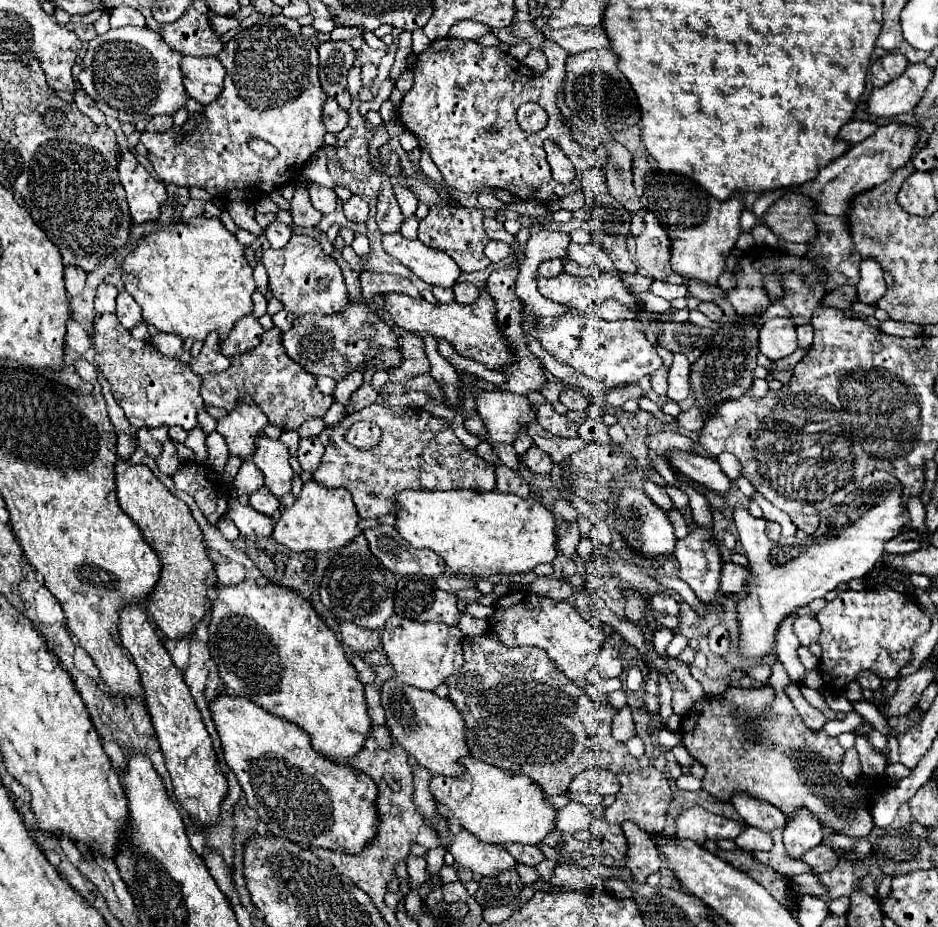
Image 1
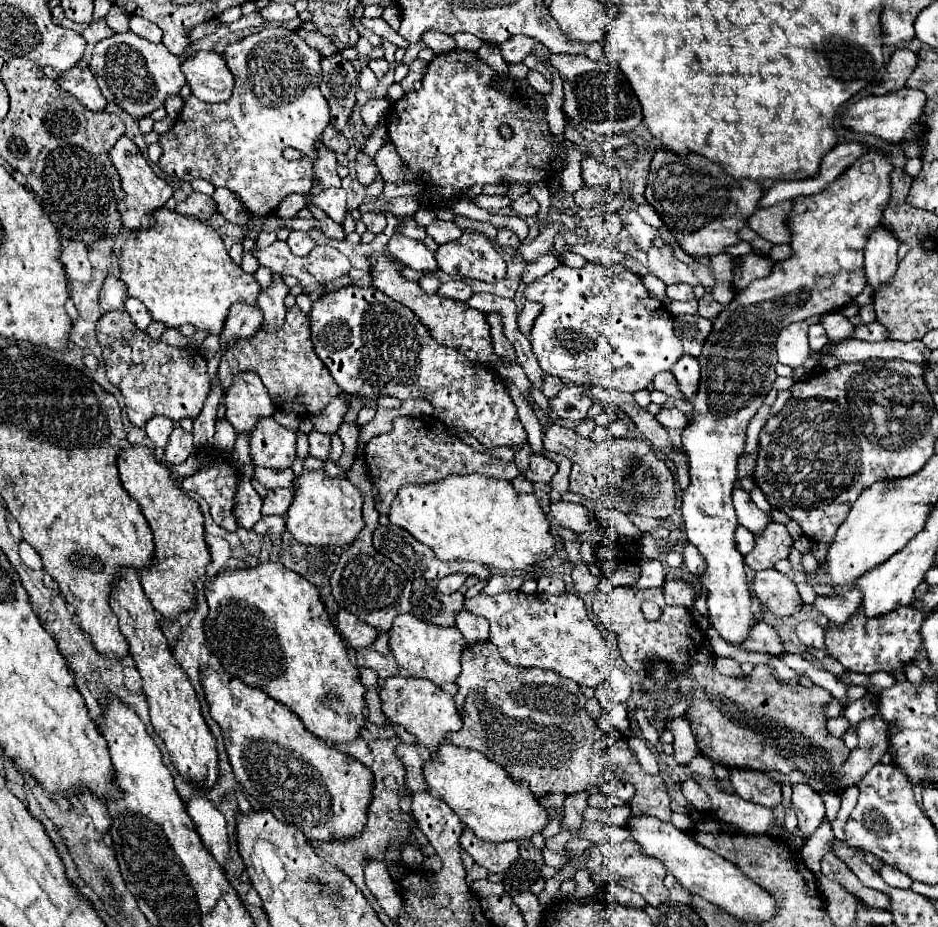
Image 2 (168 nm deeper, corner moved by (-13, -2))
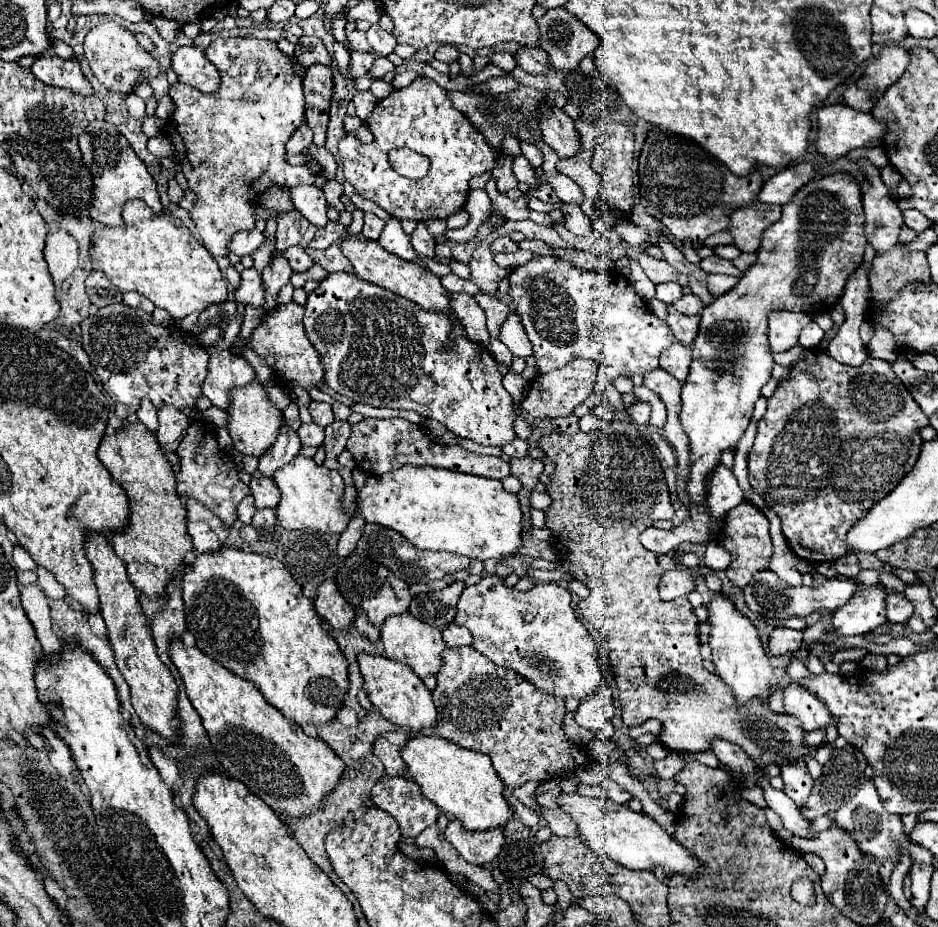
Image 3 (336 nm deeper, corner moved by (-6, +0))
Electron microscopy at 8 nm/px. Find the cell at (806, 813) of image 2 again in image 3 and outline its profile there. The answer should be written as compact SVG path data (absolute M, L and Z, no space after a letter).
M803 759L781 765L781 777L785 781L783 791L787 793L787 797L791 797L799 805L803 801L807 801L807 797L811 795L811 789L813 789L813 779L811 779L807 763Z

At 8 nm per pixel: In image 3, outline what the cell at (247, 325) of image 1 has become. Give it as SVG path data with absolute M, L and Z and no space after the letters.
M277 251L273 253L269 265L263 269L263 283L265 283L265 291L267 291L267 303L265 303L265 309L271 311L275 309L275 295L277 291L289 283L291 275L293 275L293 269L289 265L289 261Z

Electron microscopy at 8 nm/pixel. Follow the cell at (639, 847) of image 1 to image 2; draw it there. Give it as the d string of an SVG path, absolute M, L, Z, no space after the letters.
M634 839L624 841L624 843L600 843L588 849L590 851L590 859L582 863L582 867L586 867L590 871L590 877L596 885L606 883L606 885L622 885L628 887L636 893L640 893L646 903L650 905L658 905L664 903L668 899L668 889L664 887L664 877L666 877L666 867L660 859L650 857L646 853L642 853L642 847L634 843Z

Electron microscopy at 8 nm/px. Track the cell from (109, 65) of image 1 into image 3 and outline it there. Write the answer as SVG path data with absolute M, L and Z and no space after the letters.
M103 21L95 27L89 29L89 33L85 35L85 57L93 69L93 75L99 79L99 83L103 83L107 89L119 93L119 95L127 95L133 91L133 85L139 81L147 81L155 75L159 75L159 63L153 59L153 55L149 55L133 37L133 33L129 29L125 29L123 25L115 23L115 21Z

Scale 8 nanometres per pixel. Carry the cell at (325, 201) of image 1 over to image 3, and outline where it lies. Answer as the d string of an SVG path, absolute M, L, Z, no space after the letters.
M299 185L295 189L291 189L293 193L293 203L295 209L307 217L315 215L315 225L323 227L329 219L327 219L327 201L325 195L319 187L315 185Z

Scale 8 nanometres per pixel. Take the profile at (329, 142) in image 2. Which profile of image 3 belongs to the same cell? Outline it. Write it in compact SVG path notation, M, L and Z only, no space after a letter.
M311 145L309 147L309 155L321 165L321 175L325 177L325 179L335 179L335 171L337 171L337 163L335 163L335 157L333 157L333 153L329 153L325 147L315 147L315 145Z

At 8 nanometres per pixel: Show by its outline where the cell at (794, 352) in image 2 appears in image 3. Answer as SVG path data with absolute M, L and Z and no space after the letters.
M771 311L769 313L769 345L771 351L787 351L797 345L801 329L811 321L807 313L793 311Z

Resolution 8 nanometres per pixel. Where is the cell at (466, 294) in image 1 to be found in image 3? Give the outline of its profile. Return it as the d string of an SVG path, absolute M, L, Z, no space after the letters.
M477 293L477 295L475 295L475 301L479 303L479 307L481 307L481 309L485 311L485 315L487 315L487 329L489 329L489 333L497 337L501 325L507 321L507 317L509 317L509 313L511 313L509 305L501 303L495 295L487 295L487 293Z

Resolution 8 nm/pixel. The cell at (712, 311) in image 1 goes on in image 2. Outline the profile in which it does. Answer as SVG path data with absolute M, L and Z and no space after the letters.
M710 293L704 295L700 301L698 301L698 315L700 317L706 317L706 319L714 319L716 315L720 315L720 311L724 309L724 305L720 305Z

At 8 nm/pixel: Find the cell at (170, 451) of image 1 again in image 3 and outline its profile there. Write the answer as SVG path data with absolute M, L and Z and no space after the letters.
M165 405L157 411L159 415L159 429L155 431L159 445L163 449L163 453L175 453L175 449L179 447L179 441L183 439L183 433L187 431L189 425L189 417L171 405Z

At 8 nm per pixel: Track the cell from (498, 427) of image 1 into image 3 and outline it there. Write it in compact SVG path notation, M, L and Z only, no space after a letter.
M347 271L329 273L319 287L309 293L305 305L305 333L319 353L325 369L325 383L333 391L355 403L417 411L425 419L443 423L459 437L479 445L503 447L517 437L513 431L513 397L501 385L503 373L491 353L467 337L457 337L453 341L453 351L439 351L449 341L451 331L453 321L449 319L449 313L425 311L413 301L379 285L361 281Z

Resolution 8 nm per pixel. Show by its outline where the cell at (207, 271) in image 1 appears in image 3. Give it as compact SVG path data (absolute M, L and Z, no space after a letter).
M129 199L127 205L123 205L121 215L121 227L105 227L91 235L89 251L93 269L103 271L121 293L143 293L175 319L183 319L193 311L203 311L209 305L223 303L227 299L227 283L217 261L191 235L181 219L171 213L153 215L141 199Z

